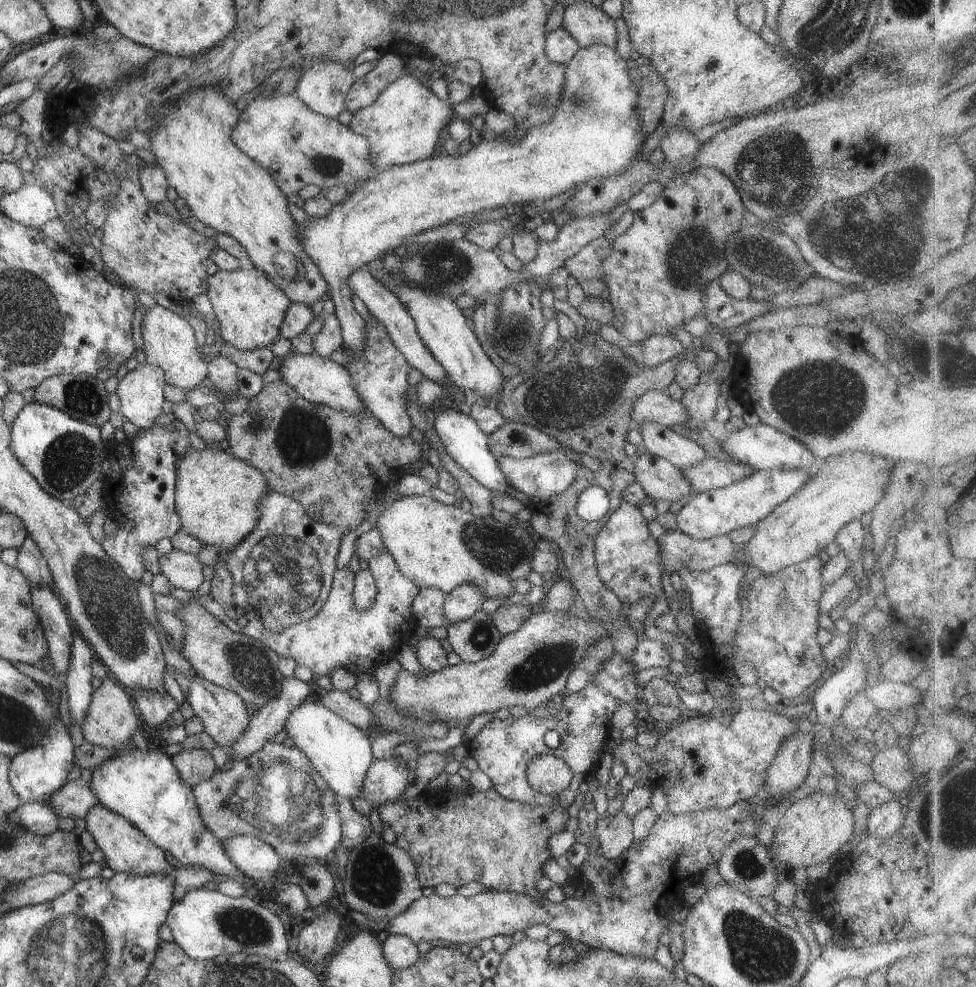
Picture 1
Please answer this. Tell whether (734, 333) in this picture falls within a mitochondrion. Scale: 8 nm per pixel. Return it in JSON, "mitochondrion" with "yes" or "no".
{"mitochondrion":"no"}

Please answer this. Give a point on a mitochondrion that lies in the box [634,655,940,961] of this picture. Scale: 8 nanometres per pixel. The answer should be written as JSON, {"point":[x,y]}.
{"point":[746,865]}

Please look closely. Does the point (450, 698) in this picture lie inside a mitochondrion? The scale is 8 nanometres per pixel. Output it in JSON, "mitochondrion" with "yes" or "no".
{"mitochondrion":"no"}

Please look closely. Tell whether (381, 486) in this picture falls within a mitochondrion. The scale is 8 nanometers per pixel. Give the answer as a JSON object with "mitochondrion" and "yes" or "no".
{"mitochondrion":"no"}

